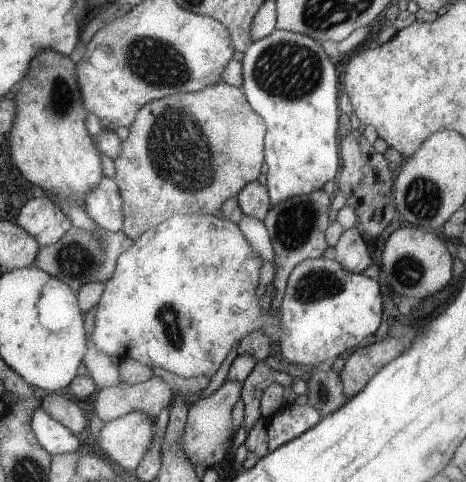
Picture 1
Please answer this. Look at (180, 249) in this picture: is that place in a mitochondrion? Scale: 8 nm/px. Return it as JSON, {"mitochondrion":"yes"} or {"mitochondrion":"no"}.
{"mitochondrion":"no"}

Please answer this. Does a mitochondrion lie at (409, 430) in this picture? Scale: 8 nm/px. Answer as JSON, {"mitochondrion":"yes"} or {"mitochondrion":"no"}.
{"mitochondrion":"no"}

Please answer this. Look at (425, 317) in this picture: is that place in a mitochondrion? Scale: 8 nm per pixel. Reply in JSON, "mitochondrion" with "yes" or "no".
{"mitochondrion":"no"}

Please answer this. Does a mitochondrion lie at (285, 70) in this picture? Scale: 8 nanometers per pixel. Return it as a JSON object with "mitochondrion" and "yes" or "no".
{"mitochondrion":"yes"}

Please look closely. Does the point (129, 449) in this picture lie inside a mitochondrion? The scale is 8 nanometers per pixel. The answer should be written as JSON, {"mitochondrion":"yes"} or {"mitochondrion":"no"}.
{"mitochondrion":"no"}

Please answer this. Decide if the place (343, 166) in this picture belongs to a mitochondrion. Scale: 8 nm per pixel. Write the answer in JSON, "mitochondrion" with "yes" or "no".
{"mitochondrion":"no"}

